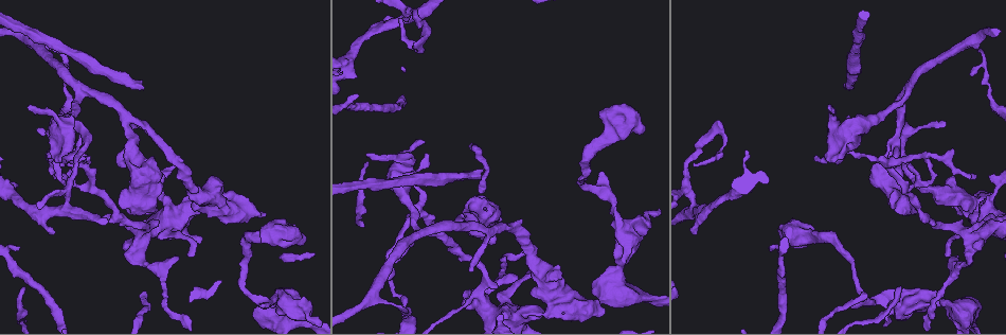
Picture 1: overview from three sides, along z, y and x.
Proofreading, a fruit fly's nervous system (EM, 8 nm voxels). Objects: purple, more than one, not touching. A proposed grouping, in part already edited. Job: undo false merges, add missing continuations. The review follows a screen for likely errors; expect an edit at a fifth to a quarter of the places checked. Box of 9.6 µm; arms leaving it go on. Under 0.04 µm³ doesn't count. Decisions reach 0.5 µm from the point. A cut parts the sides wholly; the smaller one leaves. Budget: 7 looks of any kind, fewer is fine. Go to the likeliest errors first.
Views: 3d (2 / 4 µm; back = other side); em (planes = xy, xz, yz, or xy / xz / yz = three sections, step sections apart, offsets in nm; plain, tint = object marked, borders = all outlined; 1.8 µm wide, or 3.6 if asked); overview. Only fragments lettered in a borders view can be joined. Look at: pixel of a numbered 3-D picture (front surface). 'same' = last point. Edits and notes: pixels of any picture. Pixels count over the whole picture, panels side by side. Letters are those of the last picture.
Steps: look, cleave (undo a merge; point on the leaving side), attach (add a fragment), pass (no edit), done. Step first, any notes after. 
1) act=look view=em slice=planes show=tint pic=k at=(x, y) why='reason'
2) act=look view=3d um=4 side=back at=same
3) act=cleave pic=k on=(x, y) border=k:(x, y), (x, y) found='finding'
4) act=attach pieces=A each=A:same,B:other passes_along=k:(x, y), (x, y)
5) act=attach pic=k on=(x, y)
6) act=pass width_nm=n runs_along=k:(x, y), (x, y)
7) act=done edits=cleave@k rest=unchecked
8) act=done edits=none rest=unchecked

act=look view=em slice=xz step=16 show=tint pic=1 at=(901, 117)

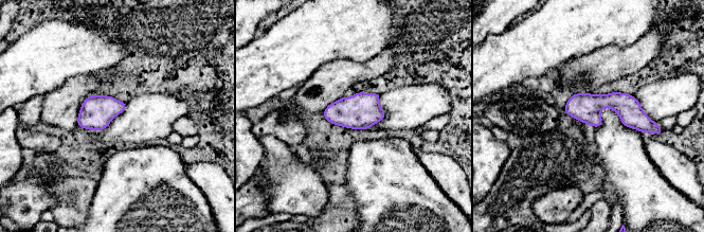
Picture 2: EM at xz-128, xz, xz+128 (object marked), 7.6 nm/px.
act=look view=em slice=planes show=borders at=same why='cut it another way'

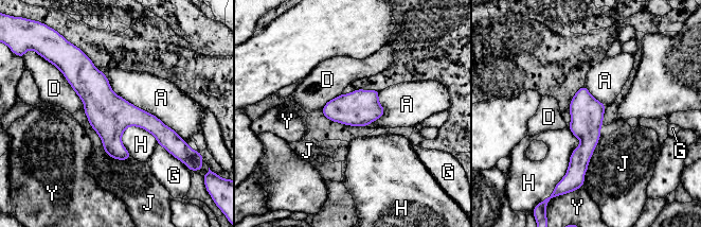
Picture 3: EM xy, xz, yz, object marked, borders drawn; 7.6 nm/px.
act=pass longest_contact=A:800nm each=A:other,D:other,G:other,H:other,J:other,Y:other found='continuous, no second neuron'

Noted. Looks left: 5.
act=look view=em slice=planes show=plain pic=1 at=(605, 311) why='branch stops here'

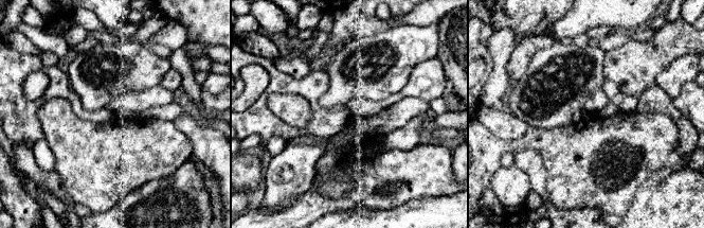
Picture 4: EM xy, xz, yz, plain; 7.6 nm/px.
act=look view=em slice=planes show=borders at=same why='see the neighbours'

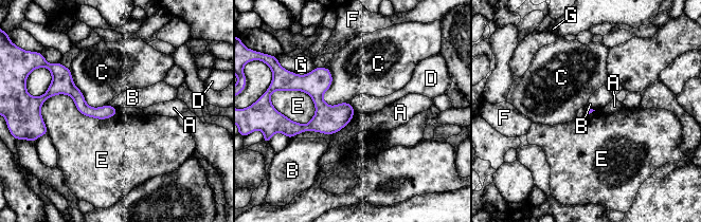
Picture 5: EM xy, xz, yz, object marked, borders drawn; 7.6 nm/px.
act=pass each=A:other,B:other,C:other,D:other,E:other,F:other,G:other runs_along=5:(56, 88), (89, 111), (113, 110) found='no lettered fragment goes on from it'

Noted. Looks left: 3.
act=look view=em slice=xy step=16 show=borders pic=1 at=(399, 20) why='an open end'

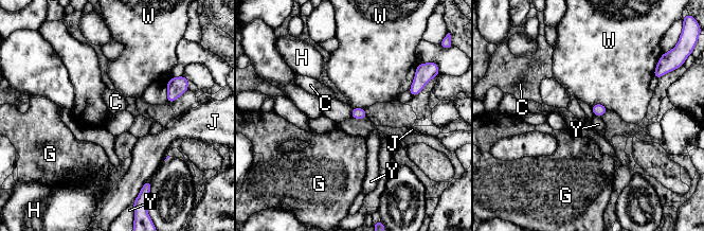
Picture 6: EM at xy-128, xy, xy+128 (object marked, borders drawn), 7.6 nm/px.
act=pass width_nm=90 each=C:other,G:other,H:other,J:other,W:other,Y:other found='none of them fits'

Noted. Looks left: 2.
act=done edits=none rest=unchecked

